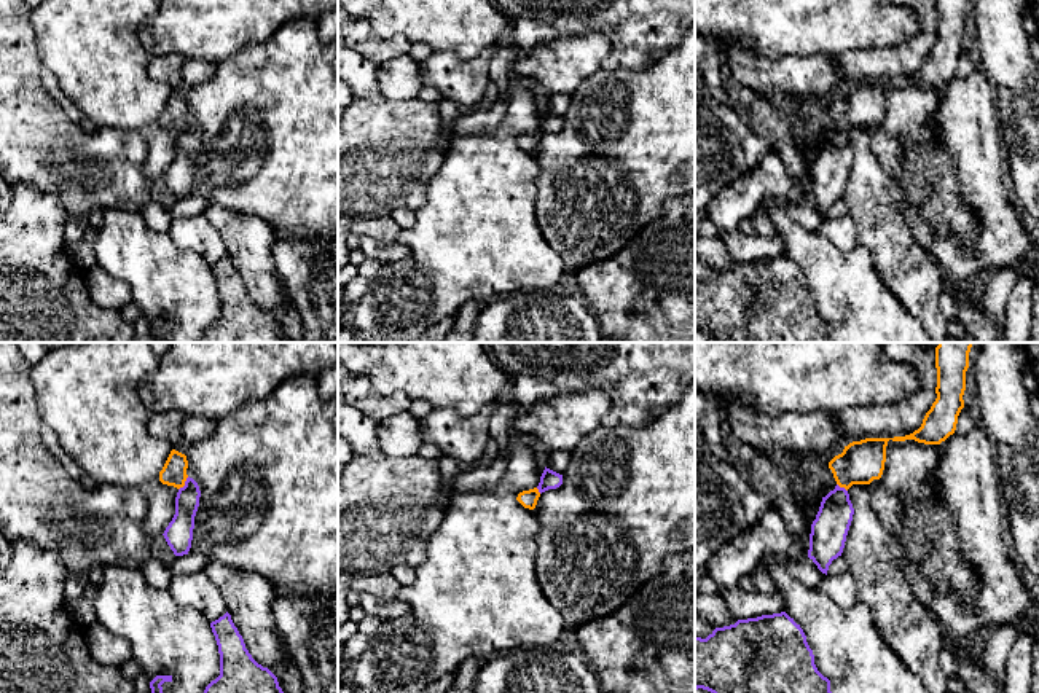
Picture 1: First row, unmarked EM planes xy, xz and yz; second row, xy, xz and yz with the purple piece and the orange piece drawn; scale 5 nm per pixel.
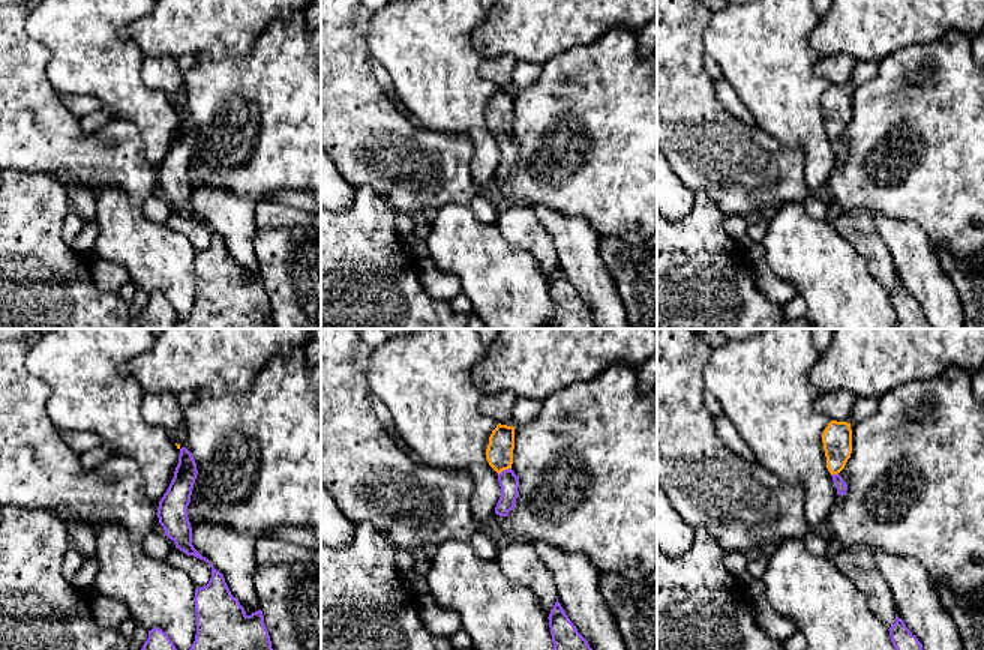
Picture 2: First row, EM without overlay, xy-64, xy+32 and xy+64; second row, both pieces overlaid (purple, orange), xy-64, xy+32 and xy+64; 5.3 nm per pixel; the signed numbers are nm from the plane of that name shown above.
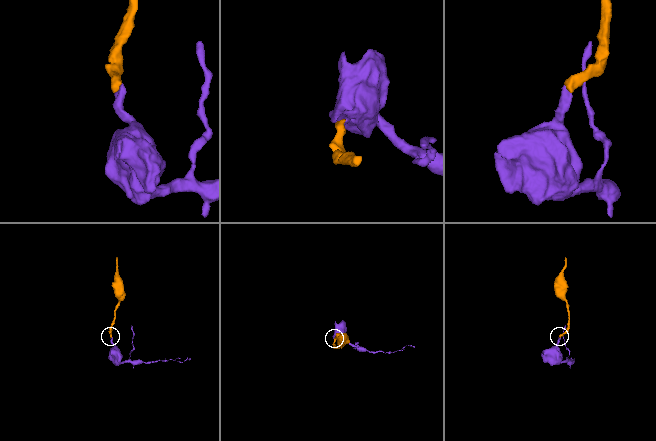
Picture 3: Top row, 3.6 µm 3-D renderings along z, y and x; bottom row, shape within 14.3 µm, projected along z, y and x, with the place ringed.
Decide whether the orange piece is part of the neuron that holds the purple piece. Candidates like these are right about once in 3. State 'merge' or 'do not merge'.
merge

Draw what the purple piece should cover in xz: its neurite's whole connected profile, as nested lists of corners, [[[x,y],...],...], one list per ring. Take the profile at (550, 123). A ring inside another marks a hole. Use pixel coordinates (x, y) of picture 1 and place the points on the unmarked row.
[[[545,110],[545,113],[540,119],[539,129],[534,131],[534,132],[520,135],[516,143],[524,151],[534,153],[542,135],[545,135],[548,132],[556,132],[561,127],[563,127],[563,118],[559,118],[559,116],[556,116],[556,115]]]

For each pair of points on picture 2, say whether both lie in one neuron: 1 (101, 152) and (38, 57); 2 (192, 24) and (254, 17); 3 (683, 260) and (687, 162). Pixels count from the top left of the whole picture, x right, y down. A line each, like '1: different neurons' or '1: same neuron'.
1: same neuron
2: same neuron
3: different neurons

